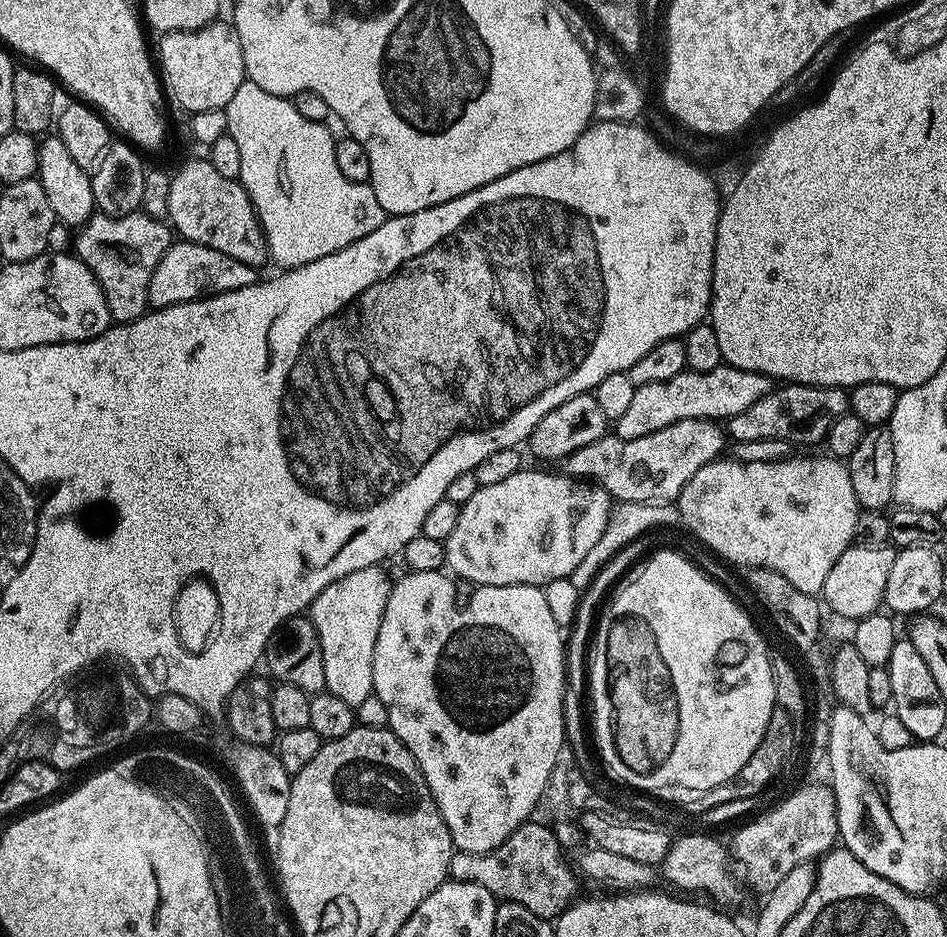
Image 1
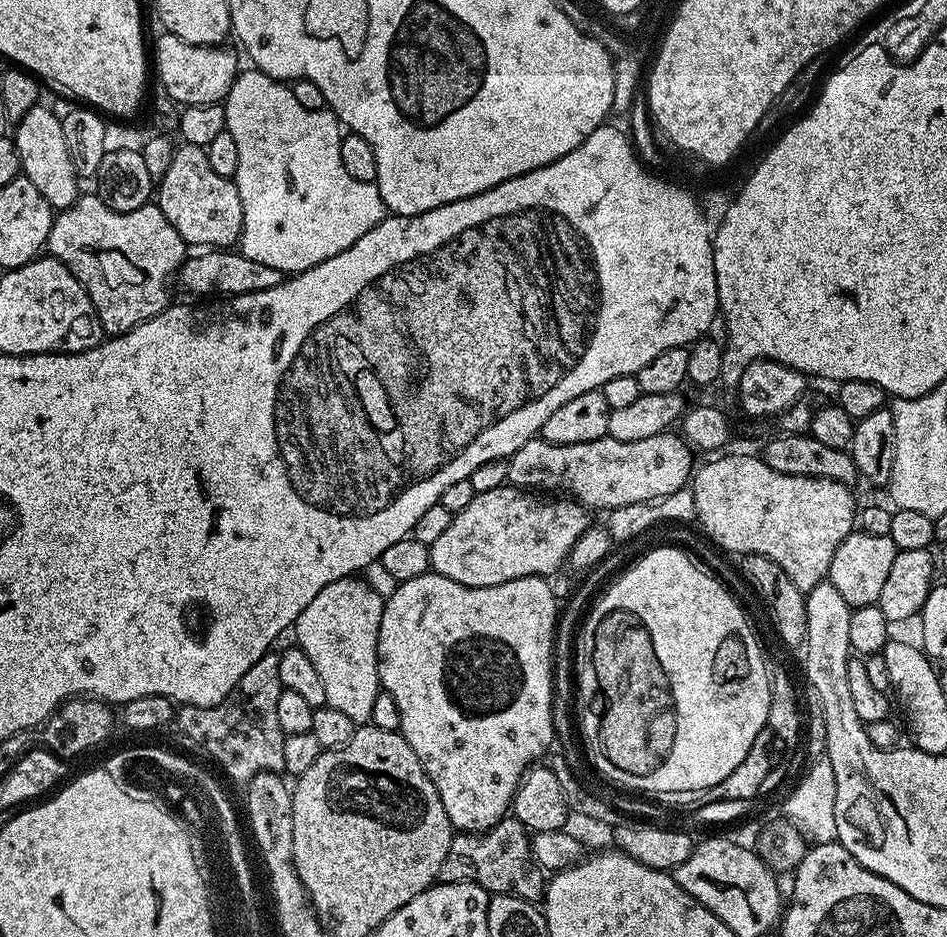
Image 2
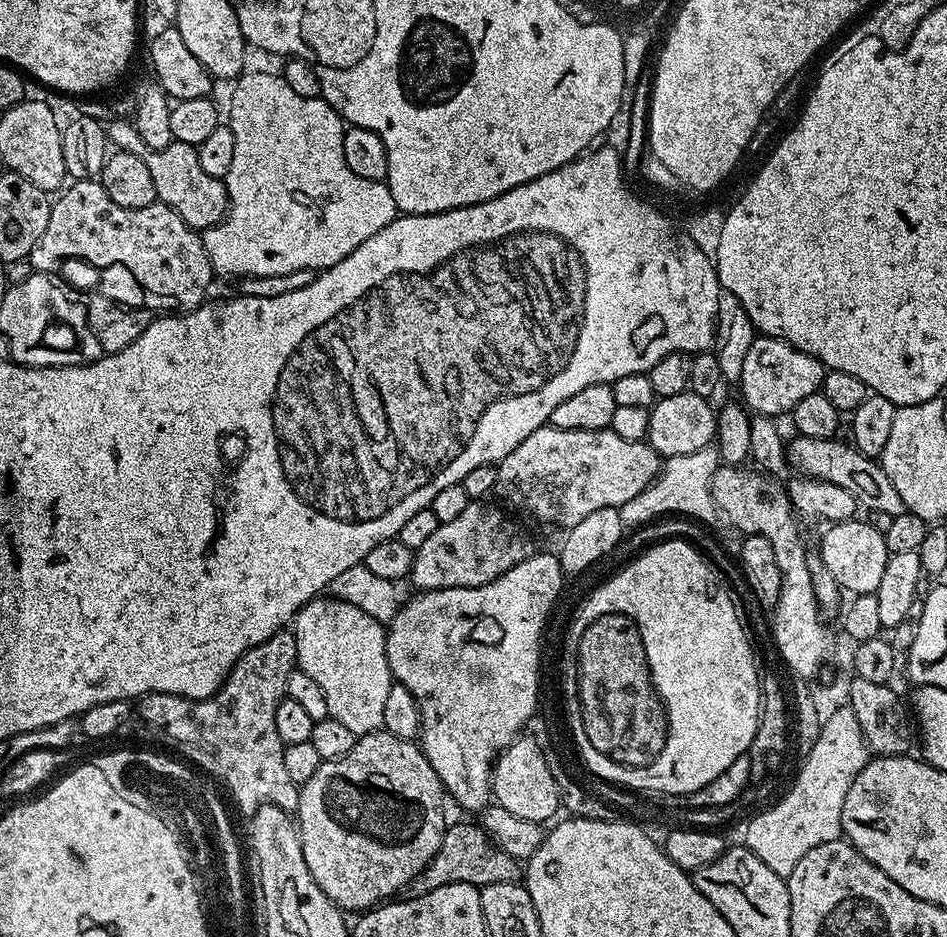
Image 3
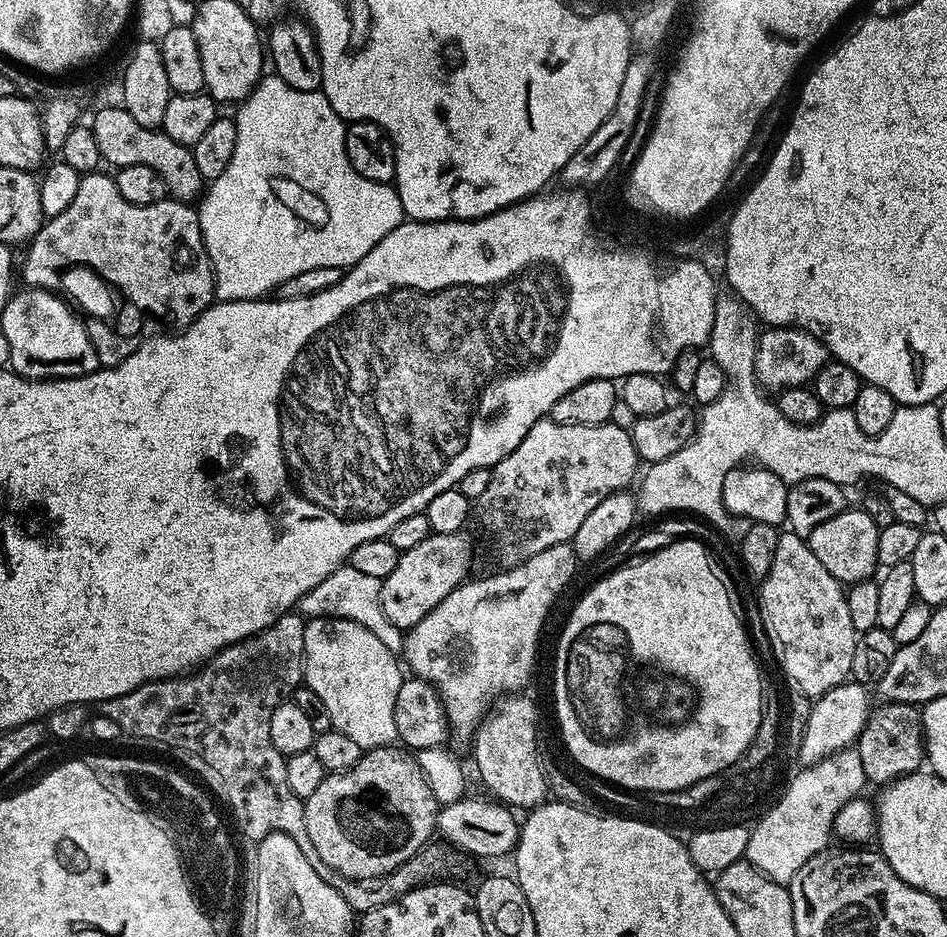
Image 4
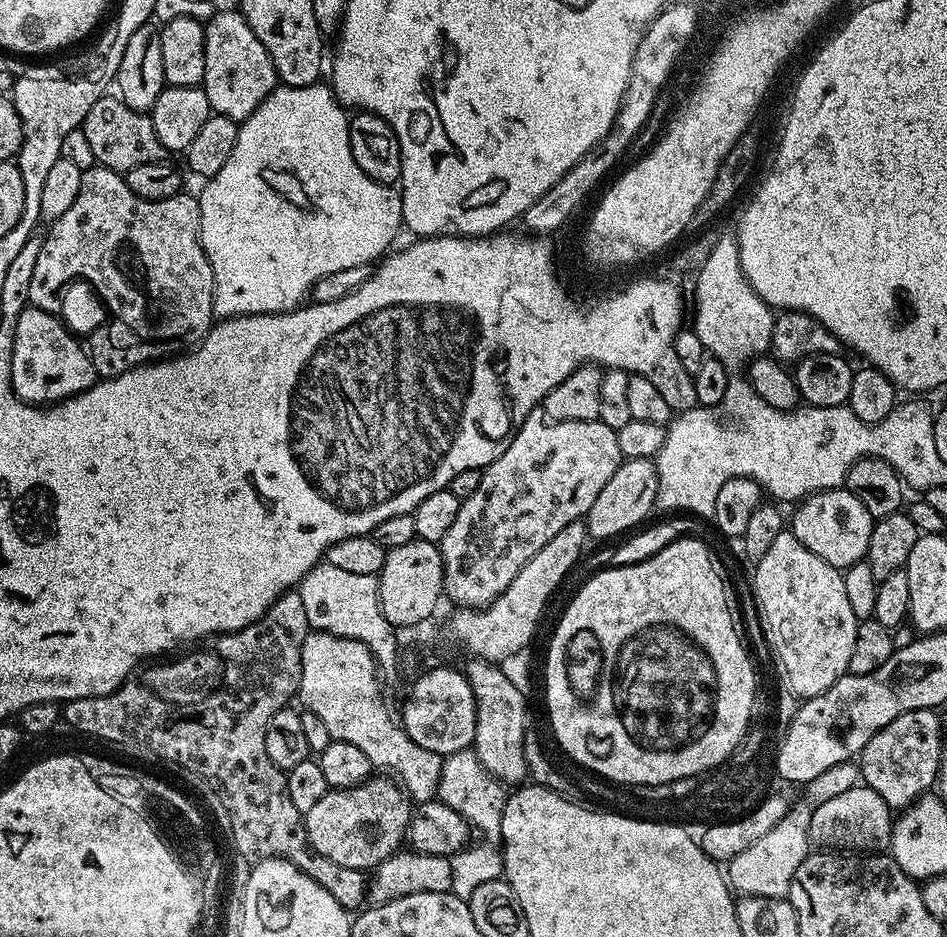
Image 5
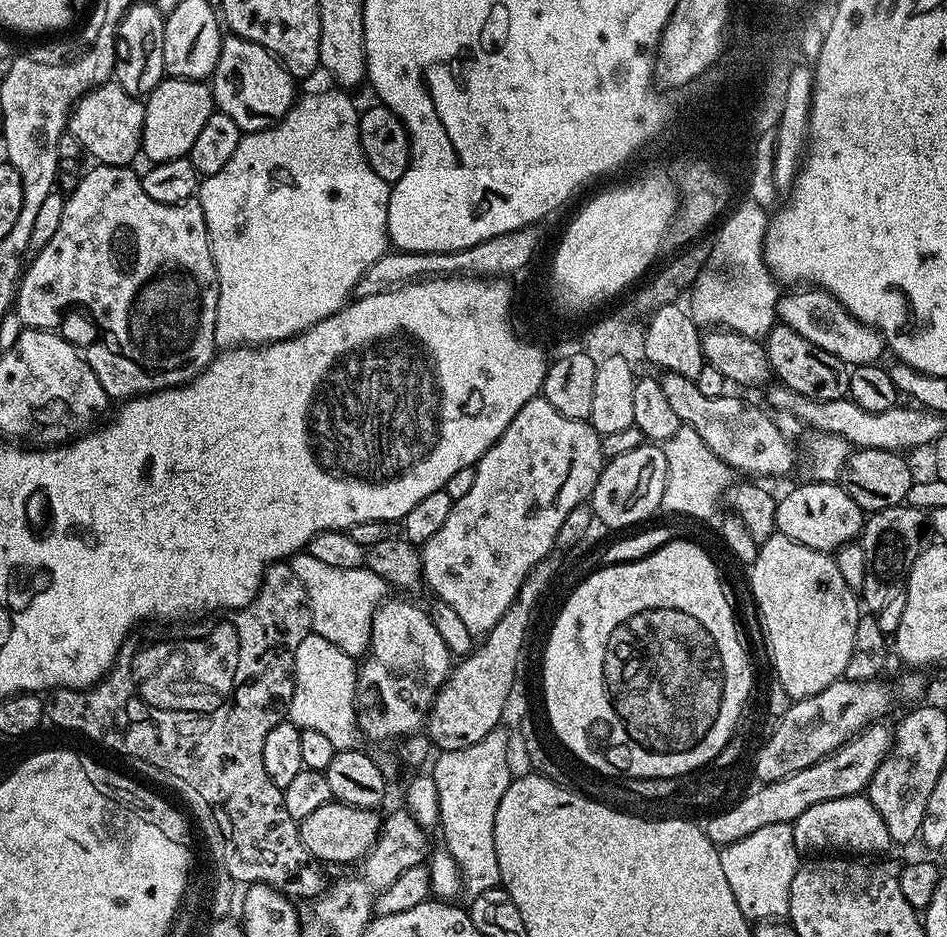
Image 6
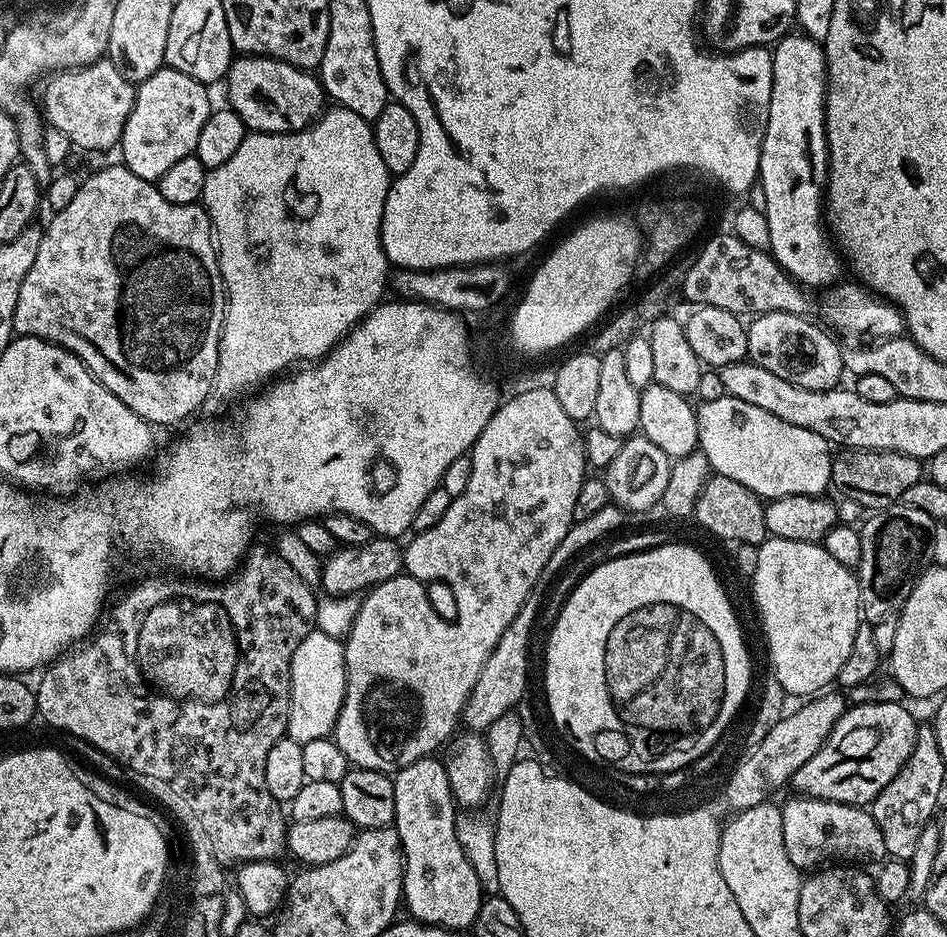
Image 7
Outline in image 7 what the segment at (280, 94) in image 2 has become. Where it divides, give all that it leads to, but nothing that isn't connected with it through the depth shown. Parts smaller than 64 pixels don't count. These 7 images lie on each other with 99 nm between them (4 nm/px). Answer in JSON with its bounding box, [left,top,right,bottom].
[202,106,390,397]

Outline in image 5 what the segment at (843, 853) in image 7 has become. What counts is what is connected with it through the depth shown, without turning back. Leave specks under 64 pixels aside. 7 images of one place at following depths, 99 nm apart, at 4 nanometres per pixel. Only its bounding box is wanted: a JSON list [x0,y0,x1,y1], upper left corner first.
[808,786,893,854]

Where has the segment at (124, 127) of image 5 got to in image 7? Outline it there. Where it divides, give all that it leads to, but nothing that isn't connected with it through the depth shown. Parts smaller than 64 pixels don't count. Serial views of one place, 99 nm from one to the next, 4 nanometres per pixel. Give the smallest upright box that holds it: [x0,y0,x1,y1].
[43,58,137,152]

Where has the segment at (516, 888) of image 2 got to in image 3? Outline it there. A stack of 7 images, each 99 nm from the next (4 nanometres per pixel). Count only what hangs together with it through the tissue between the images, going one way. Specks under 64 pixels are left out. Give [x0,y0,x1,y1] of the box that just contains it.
[405,823,522,897]

